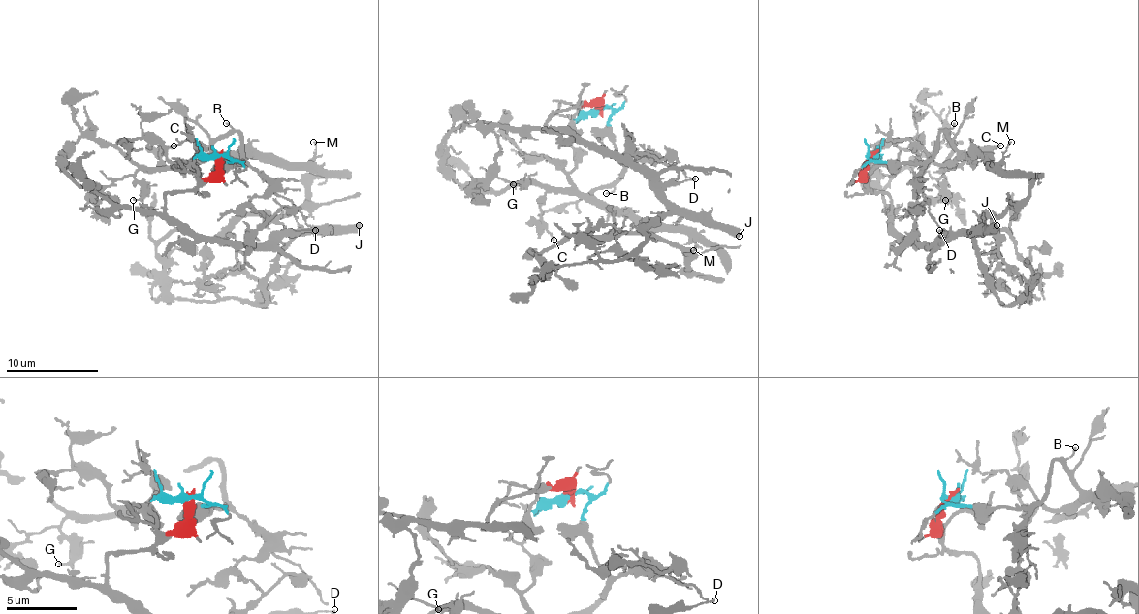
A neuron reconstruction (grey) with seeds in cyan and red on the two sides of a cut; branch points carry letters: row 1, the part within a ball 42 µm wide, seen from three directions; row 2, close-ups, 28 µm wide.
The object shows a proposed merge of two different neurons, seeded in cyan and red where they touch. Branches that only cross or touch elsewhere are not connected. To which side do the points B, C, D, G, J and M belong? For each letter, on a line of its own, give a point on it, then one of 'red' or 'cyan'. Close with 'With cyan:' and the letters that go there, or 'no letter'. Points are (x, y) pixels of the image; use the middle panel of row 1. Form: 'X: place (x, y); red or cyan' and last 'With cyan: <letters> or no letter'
B: place (606, 193); cyan
C: place (553, 240); cyan
D: place (695, 178); red
G: place (513, 184); cyan
J: place (739, 236); red
M: place (693, 250); cyan
With cyan: B, C, G, M

